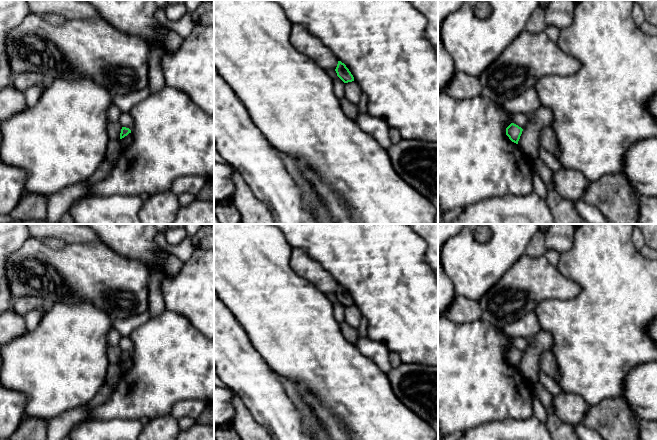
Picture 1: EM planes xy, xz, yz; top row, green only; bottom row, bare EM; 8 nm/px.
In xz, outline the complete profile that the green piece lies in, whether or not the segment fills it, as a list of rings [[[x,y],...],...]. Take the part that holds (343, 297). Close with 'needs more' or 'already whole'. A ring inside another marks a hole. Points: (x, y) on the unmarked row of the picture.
[[[338,285],[338,288],[337,288],[337,291],[336,291],[335,295],[337,297],[337,300],[344,307],[348,307],[348,306],[354,305],[353,299],[351,298],[349,293],[346,291],[346,289],[344,287],[342,287],[341,285]]]; already whole

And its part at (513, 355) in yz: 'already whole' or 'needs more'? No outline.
already whole

